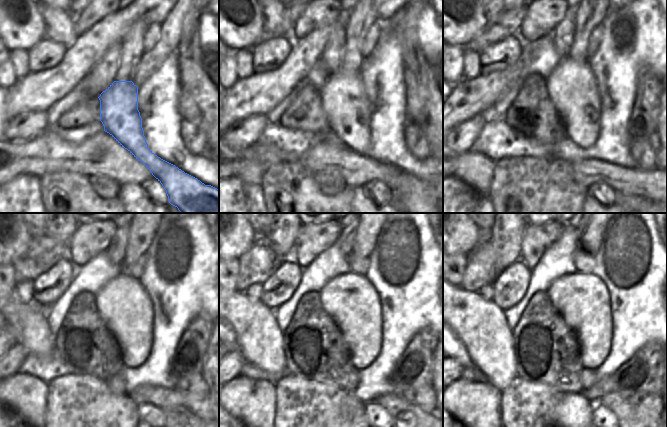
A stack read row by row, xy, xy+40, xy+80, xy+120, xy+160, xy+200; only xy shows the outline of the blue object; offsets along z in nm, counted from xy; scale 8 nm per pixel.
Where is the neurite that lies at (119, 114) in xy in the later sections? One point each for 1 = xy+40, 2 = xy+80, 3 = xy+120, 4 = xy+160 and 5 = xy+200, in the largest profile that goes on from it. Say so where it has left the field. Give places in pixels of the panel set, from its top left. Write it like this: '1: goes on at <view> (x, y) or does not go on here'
1: goes on at xy+40 (344, 100)
2: goes on at xy+80 (572, 87)
3: goes on at xy+120 (124, 305)
4: goes on at xy+160 (351, 300)
5: goes on at xy+200 (582, 300)

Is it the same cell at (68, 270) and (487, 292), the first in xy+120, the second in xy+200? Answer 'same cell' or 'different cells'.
different cells

